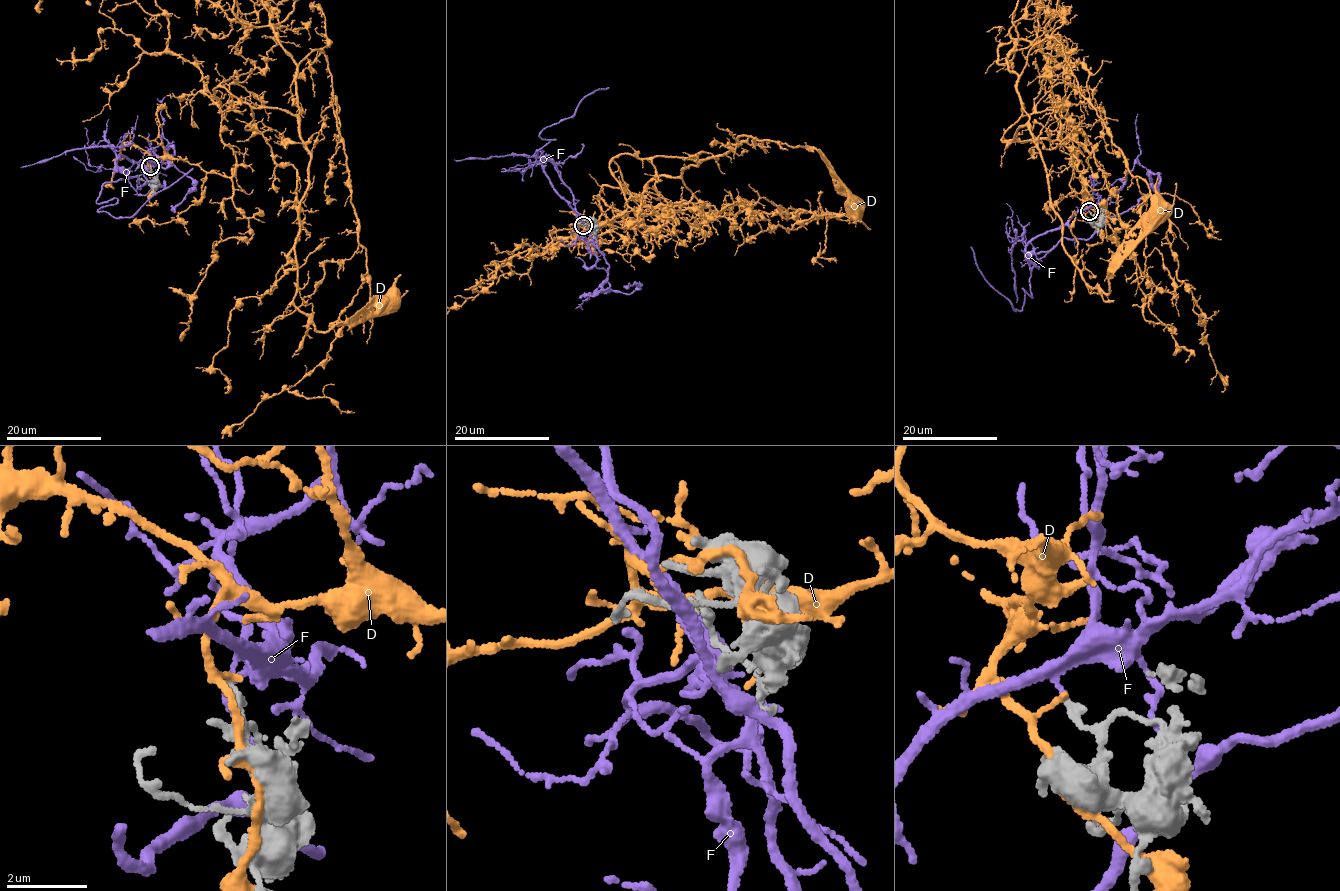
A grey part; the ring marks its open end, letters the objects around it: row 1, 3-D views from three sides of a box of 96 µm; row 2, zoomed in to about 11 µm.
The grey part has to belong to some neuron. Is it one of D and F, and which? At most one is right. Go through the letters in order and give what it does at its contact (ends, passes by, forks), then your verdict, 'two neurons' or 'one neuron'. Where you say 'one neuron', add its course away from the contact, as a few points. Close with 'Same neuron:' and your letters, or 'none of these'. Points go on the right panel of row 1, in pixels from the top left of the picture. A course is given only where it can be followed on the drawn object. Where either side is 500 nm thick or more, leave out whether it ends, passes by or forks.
D: it passes by; two neurons
F: it passes by; one neuron; it runs (1089, 211), (1027, 245), (1028, 254), (1046, 254), (1021, 310), (990, 286), (970, 246)
Same neuron: F

